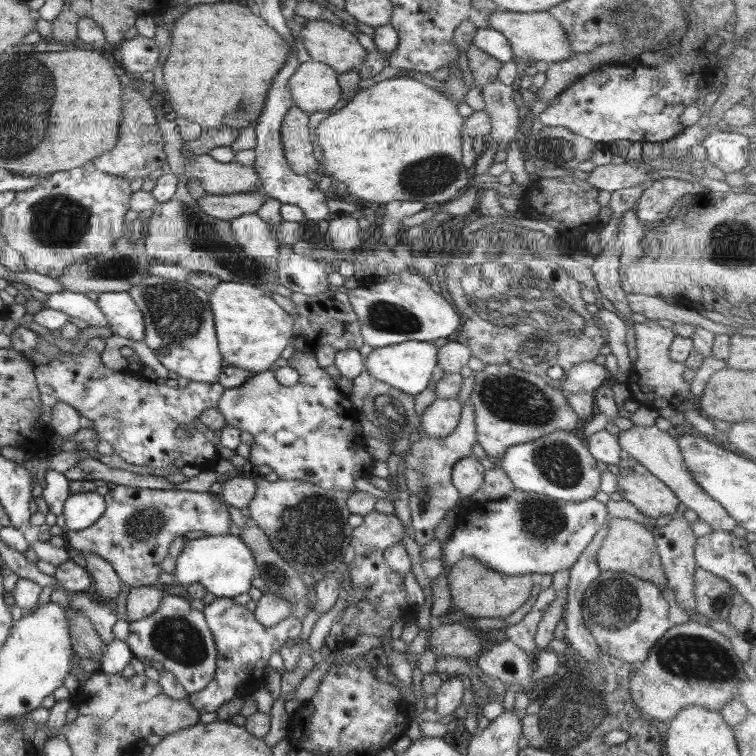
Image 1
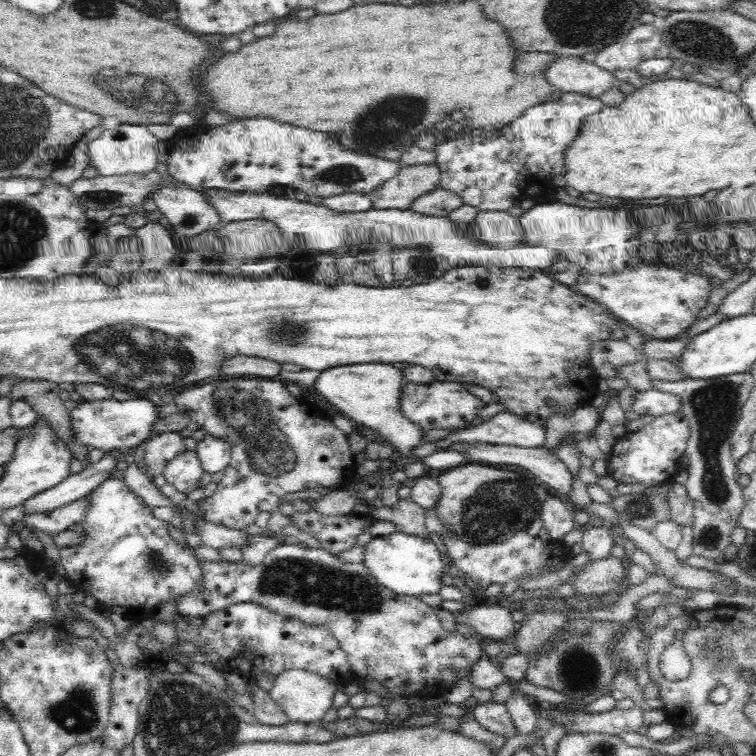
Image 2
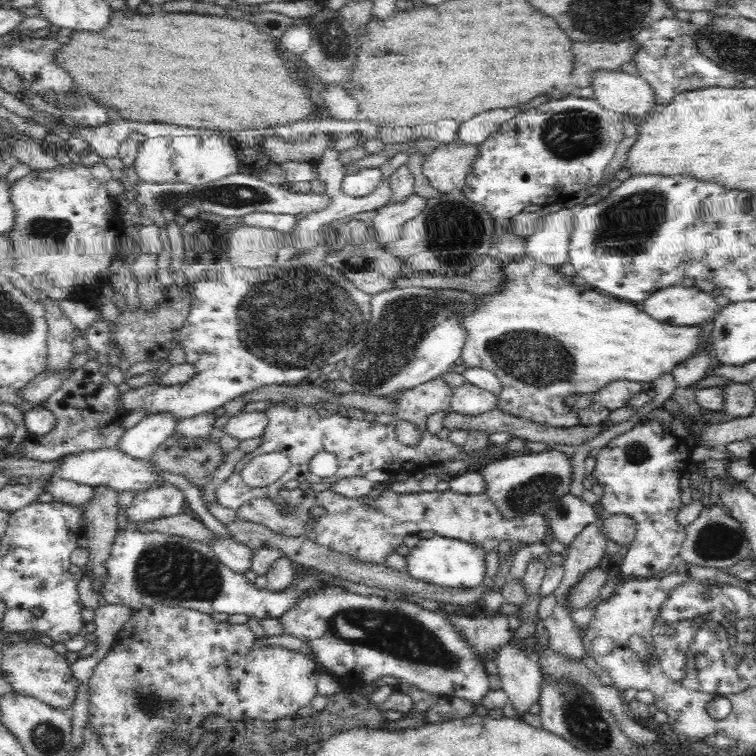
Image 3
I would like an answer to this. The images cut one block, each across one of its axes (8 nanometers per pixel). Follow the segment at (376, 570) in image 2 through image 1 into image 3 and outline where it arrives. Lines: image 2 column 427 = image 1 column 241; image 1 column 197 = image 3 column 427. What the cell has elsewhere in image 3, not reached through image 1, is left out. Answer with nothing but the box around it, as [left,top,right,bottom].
[403,535,486,588]

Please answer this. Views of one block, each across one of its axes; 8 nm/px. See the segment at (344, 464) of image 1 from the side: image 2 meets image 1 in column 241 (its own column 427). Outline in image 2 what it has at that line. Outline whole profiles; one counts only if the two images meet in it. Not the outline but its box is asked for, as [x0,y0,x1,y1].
[399,379,486,430]

